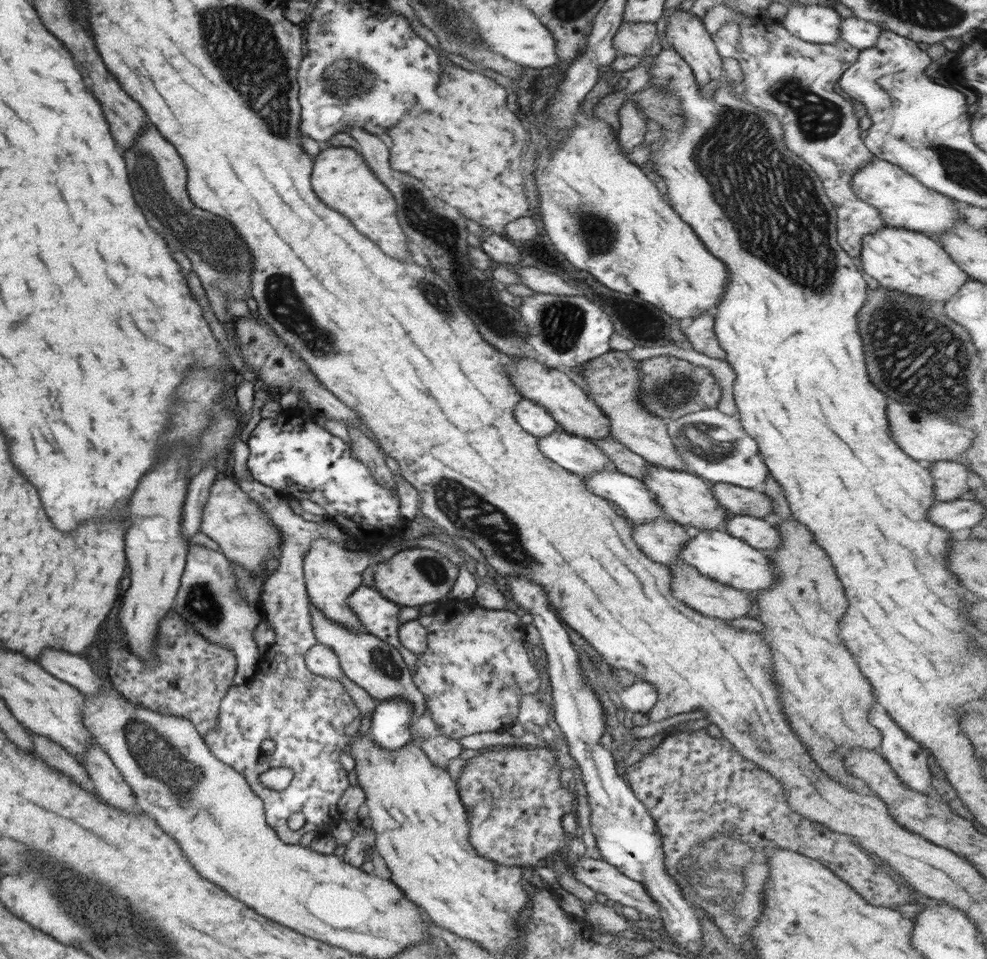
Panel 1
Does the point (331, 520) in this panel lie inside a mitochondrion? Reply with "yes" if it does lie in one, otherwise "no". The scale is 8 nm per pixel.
no

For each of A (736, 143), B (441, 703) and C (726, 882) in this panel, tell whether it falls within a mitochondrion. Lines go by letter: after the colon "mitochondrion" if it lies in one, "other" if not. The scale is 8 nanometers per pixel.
A: mitochondrion
B: other
C: mitochondrion

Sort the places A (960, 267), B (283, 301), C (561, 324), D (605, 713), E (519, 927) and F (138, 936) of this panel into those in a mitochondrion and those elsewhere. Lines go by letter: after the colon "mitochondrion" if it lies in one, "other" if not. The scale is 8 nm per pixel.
A: other
B: mitochondrion
C: mitochondrion
D: other
E: other
F: mitochondrion

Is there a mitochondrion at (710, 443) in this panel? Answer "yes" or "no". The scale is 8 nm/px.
yes

